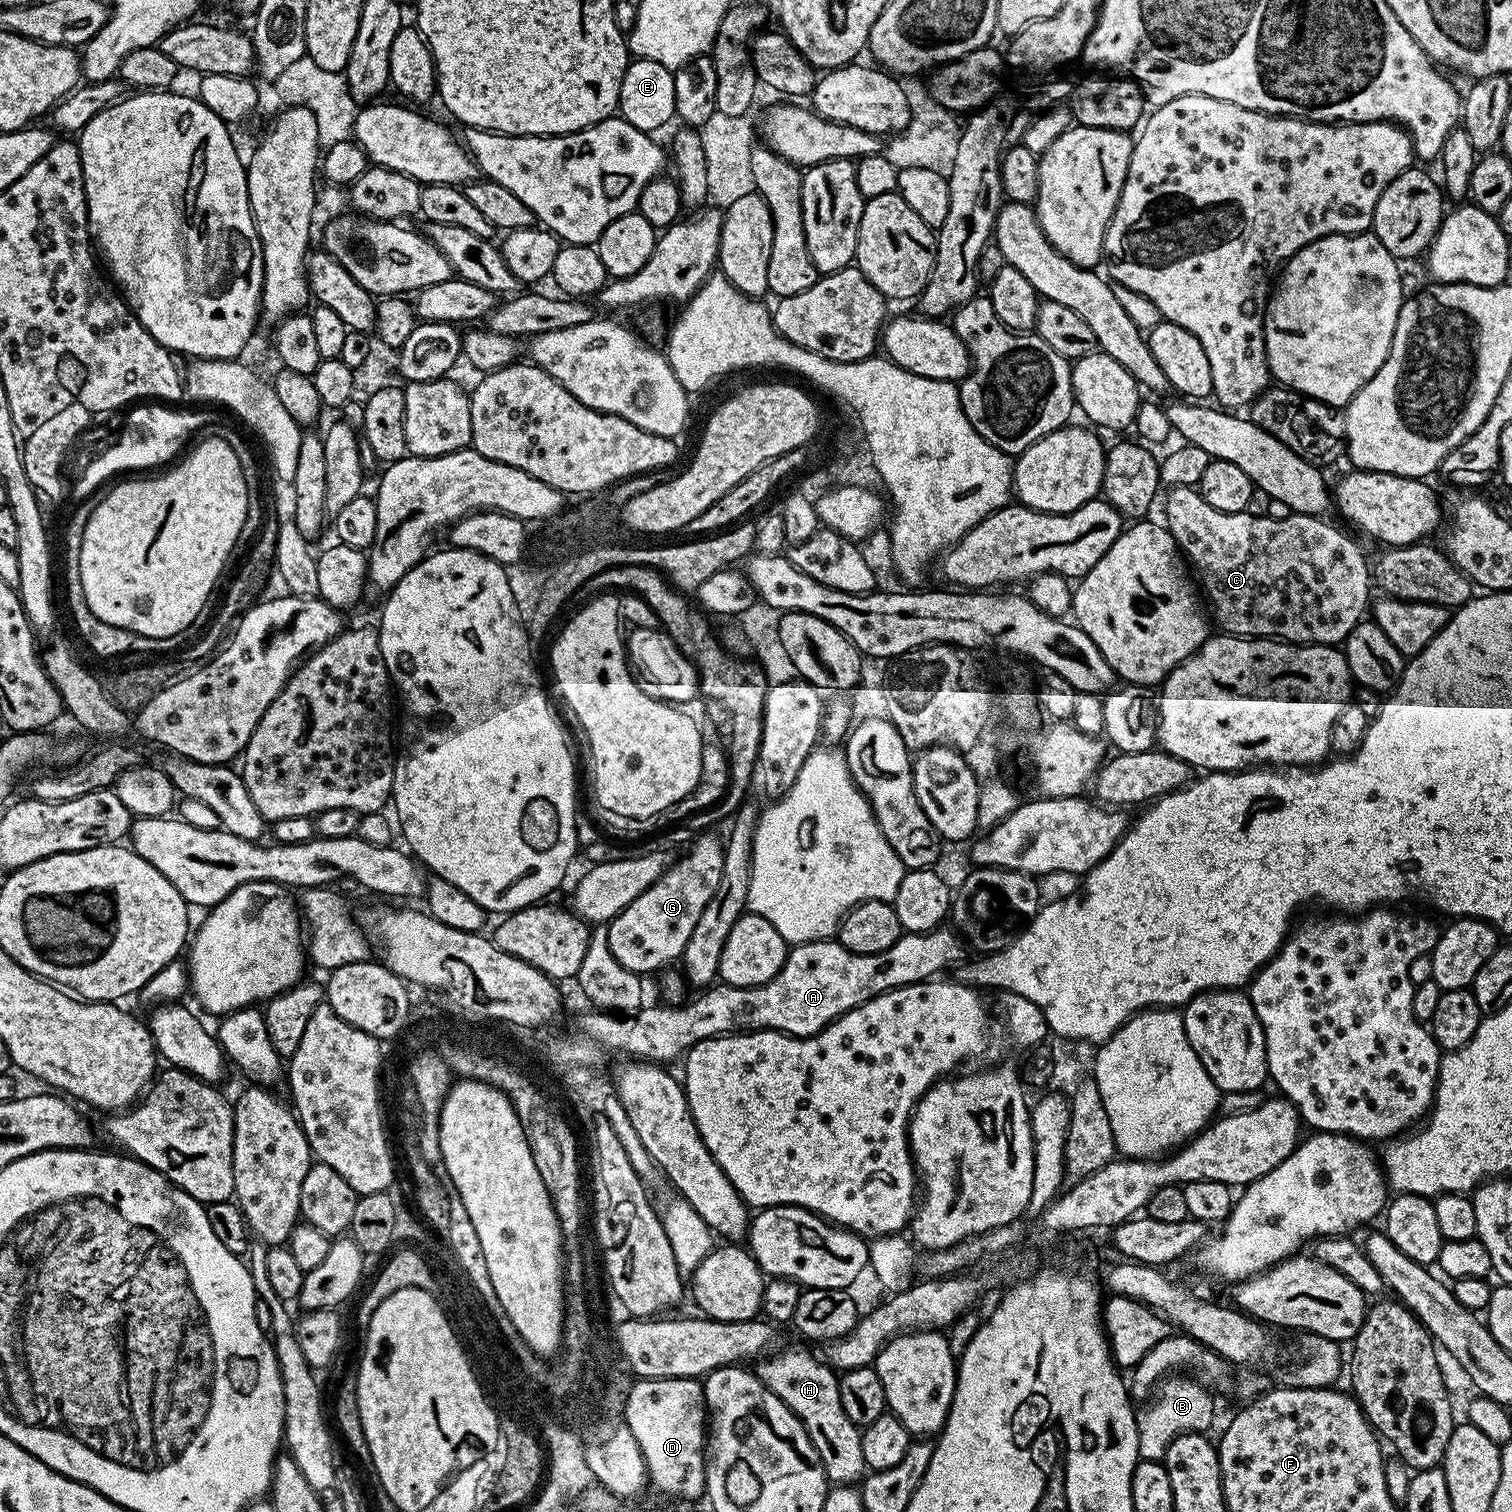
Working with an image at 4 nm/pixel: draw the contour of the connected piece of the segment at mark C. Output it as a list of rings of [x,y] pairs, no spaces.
[[[1195,487],[1174,488],[1167,494],[1168,501],[1164,504],[1167,530],[1194,569],[1203,595],[1206,600],[1208,595],[1212,603],[1211,615],[1214,620],[1216,615],[1227,635],[1340,646],[1350,630],[1365,619],[1370,608],[1368,587],[1371,589],[1374,584],[1370,560],[1342,529],[1327,524],[1326,519],[1320,516],[1293,514],[1275,520],[1266,514],[1252,516],[1251,511],[1226,514],[1222,510],[1214,510],[1214,506],[1201,498]]]

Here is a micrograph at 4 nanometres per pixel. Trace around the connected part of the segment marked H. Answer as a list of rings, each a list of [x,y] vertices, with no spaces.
[[[788,1348],[777,1356],[772,1355],[765,1355],[755,1365],[755,1376],[803,1422],[829,1481],[836,1486],[855,1485],[866,1472],[861,1429],[850,1422],[850,1418],[846,1418],[846,1410],[842,1410],[837,1373],[822,1360],[820,1364],[819,1358],[811,1356],[804,1348]]]

